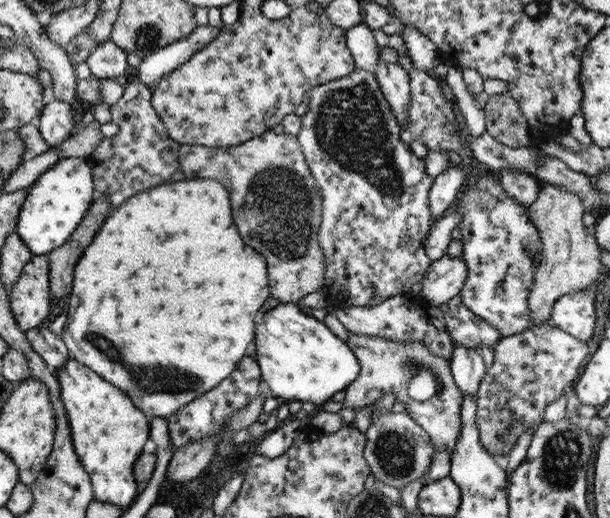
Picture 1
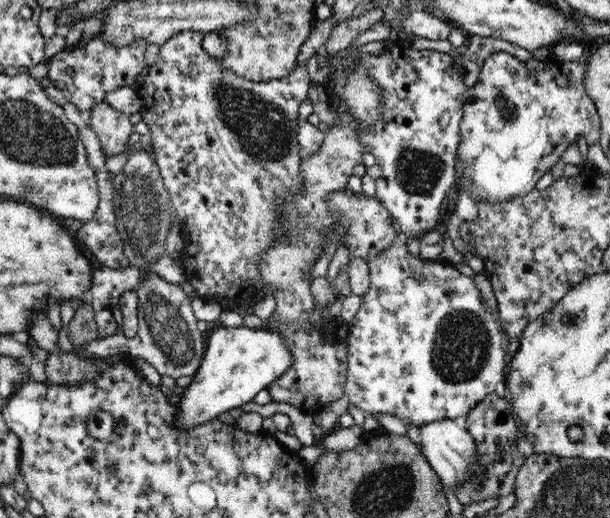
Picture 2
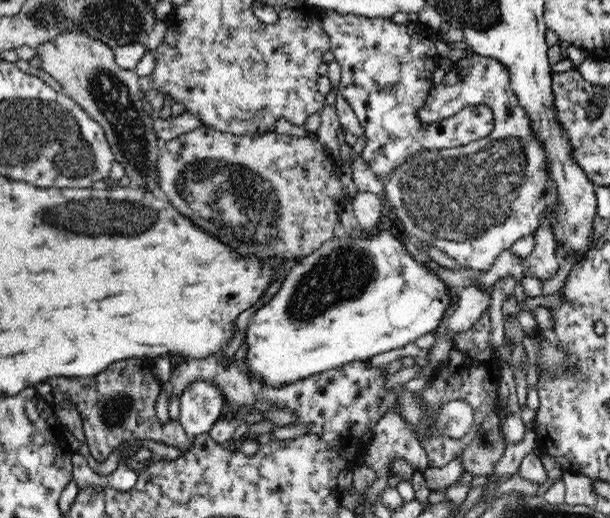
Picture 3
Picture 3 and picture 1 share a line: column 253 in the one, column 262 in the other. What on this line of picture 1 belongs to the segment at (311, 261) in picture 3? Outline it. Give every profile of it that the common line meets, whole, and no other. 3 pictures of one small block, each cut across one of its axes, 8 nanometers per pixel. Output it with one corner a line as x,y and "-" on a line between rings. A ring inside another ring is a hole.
294,302
278,304
264,314
262,324
256,326
256,362
261,370
262,383
270,390
270,394
276,398
288,398
288,400
299,400
313,402
320,406
330,400
336,392
346,390
350,382
354,382
360,374
360,361
346,345
346,341
340,339
328,326
314,318
308,310

